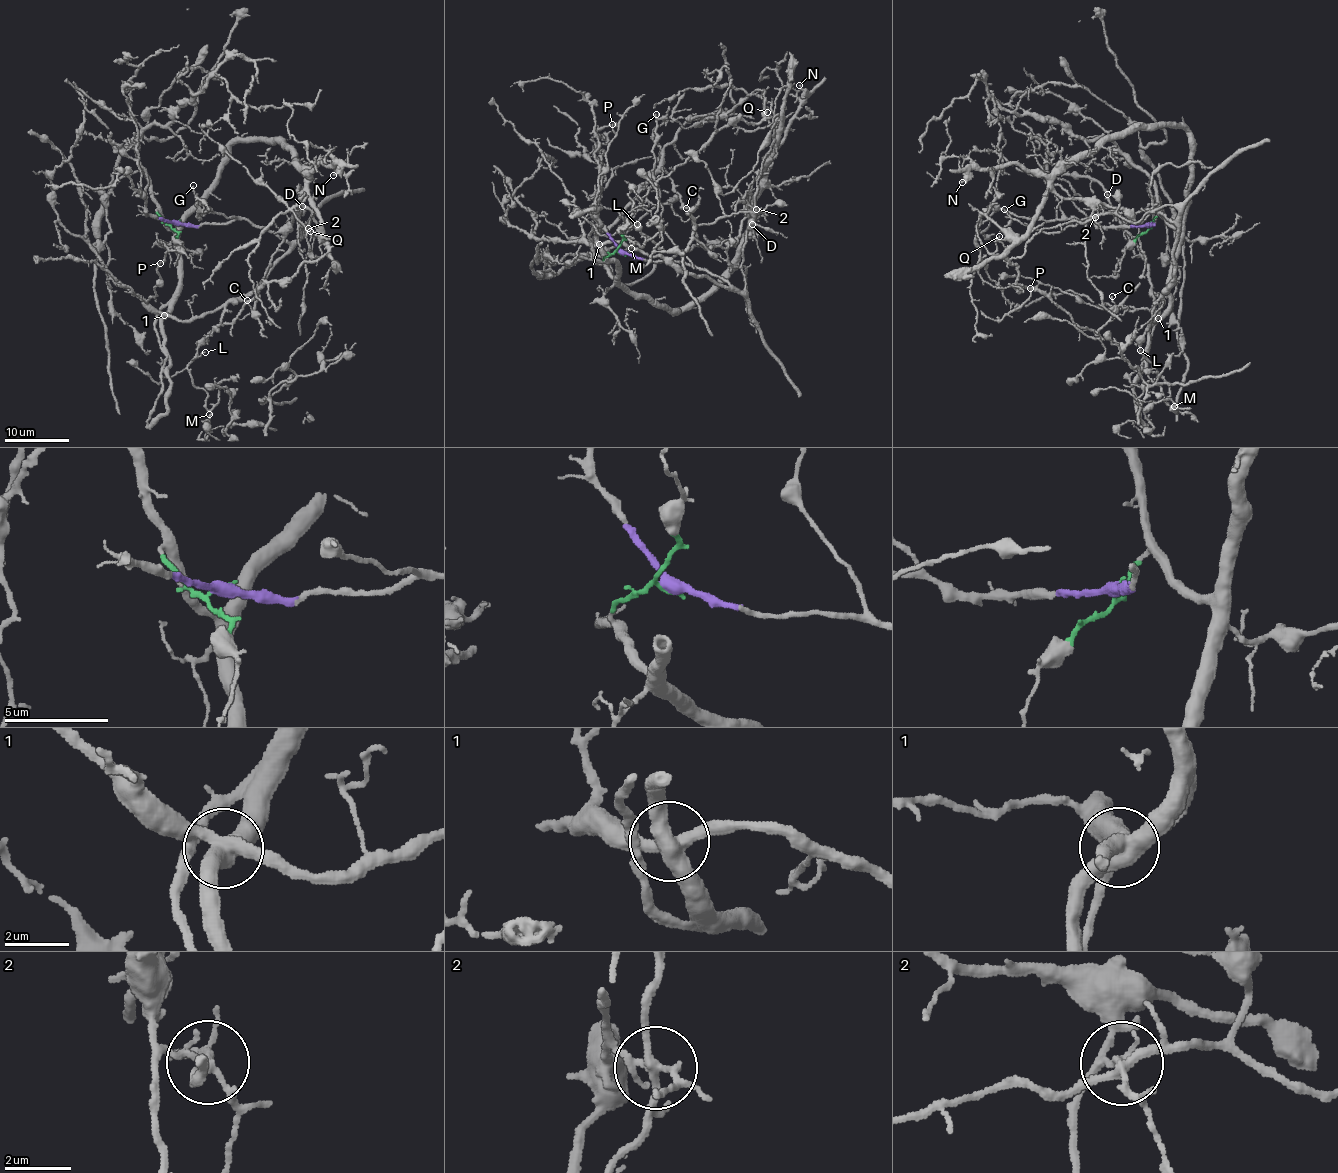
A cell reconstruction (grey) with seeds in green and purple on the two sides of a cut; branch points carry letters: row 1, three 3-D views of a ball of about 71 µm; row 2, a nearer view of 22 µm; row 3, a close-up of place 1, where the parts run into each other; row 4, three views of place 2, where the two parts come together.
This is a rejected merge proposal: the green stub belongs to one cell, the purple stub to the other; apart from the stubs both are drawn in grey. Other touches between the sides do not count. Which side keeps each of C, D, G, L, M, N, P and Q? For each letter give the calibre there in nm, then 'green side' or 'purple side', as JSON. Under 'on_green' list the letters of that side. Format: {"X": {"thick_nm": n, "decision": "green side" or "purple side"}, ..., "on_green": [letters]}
{"C": {"thick_nm": 140, "decision": "green side"}, "D": {"thick_nm": 140, "decision": "purple side"}, "G": {"thick_nm": 130, "decision": "purple side"}, "L": {"thick_nm": 130, "decision": "purple side"}, "M": {"thick_nm": 150, "decision": "purple side"}, "N": {"thick_nm": 170, "decision": "green side"}, "P": {"thick_nm": 120, "decision": "purple side"}, "Q": {"thick_nm": 110, "decision": "purple side"}, "on_green": ["C", "N"]}

